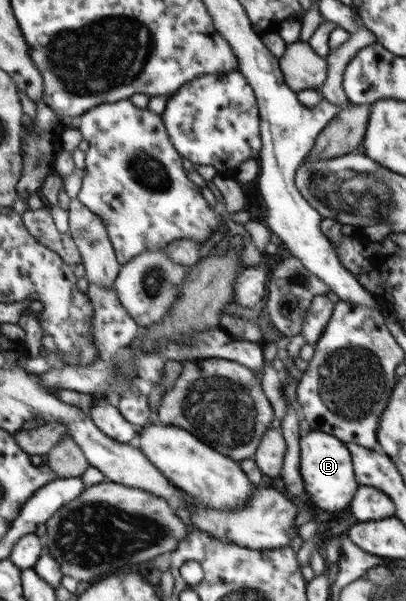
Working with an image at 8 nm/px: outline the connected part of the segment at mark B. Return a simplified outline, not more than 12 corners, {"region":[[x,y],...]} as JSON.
{"region":[[301,433],[301,474],[310,501],[348,509],[360,485],[346,444]]}

